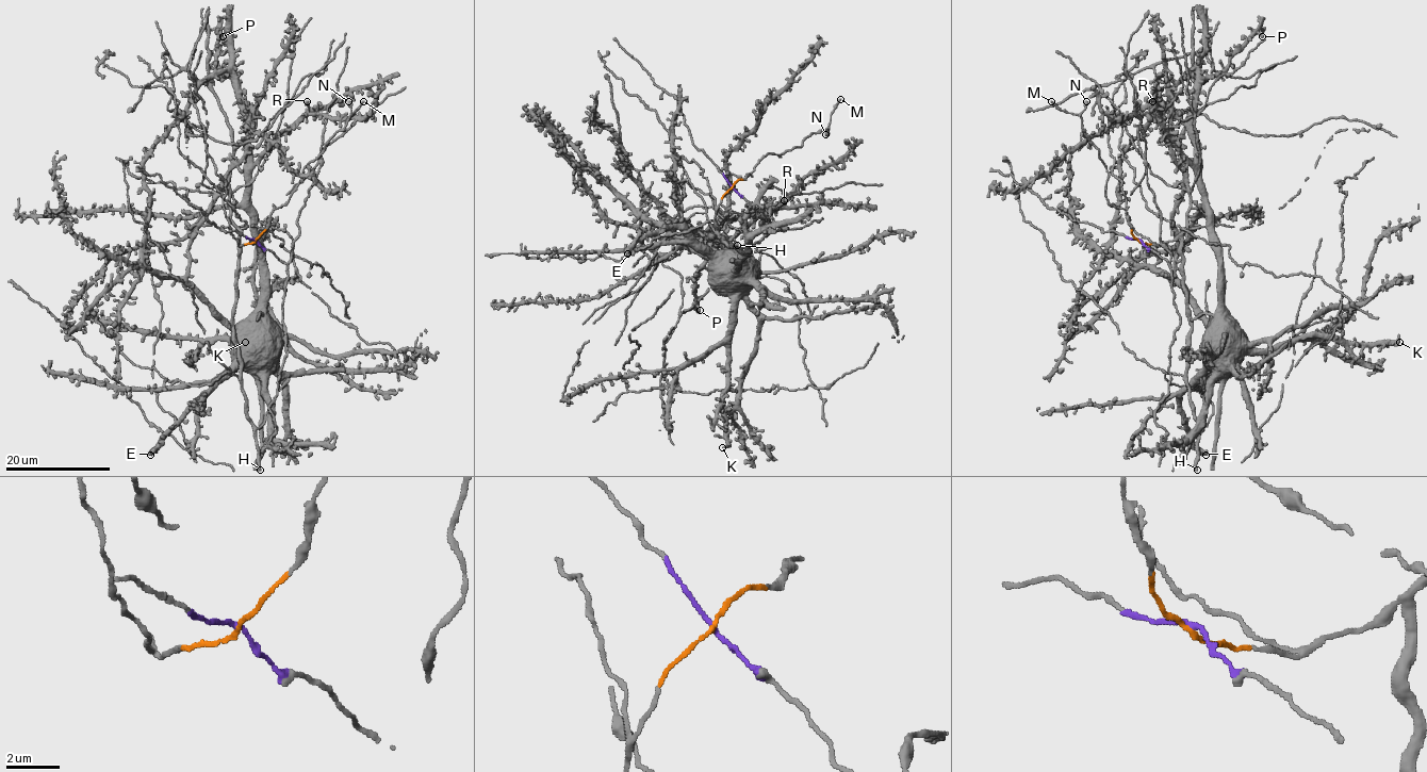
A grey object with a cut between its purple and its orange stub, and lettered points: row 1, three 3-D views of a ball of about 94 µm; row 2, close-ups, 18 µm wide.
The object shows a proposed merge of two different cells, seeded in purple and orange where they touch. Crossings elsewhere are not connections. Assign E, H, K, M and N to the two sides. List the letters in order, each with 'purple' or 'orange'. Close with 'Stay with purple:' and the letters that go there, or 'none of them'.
E: purple
H: orange
K: purple
M: orange
N: orange
Stay with purple: E, K

